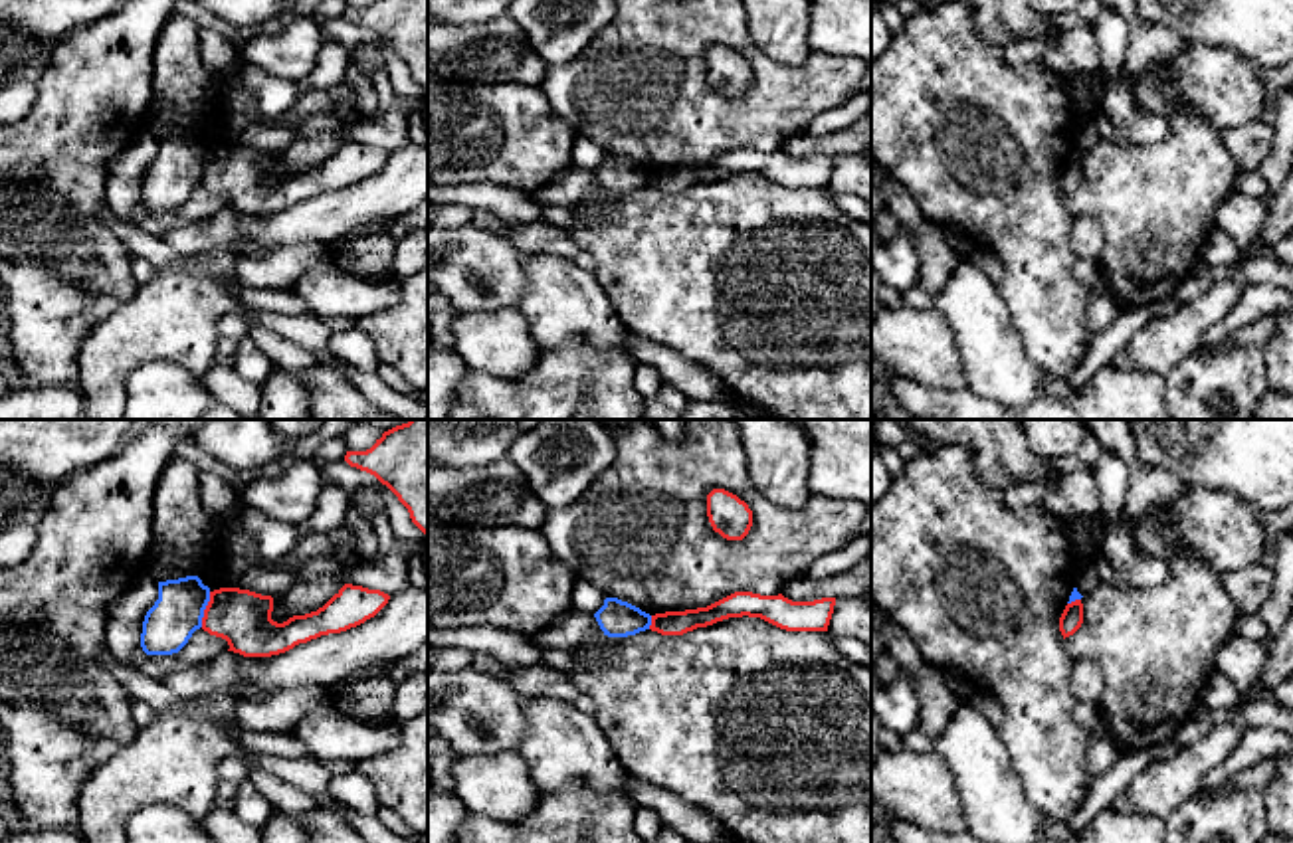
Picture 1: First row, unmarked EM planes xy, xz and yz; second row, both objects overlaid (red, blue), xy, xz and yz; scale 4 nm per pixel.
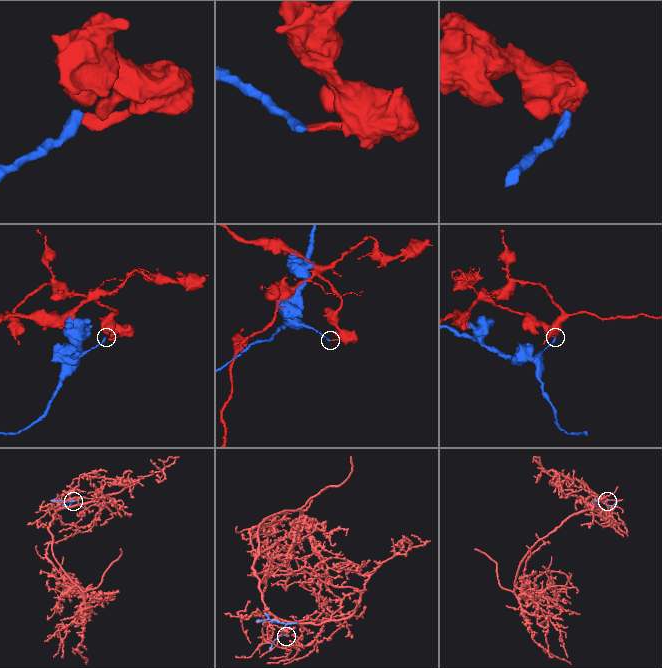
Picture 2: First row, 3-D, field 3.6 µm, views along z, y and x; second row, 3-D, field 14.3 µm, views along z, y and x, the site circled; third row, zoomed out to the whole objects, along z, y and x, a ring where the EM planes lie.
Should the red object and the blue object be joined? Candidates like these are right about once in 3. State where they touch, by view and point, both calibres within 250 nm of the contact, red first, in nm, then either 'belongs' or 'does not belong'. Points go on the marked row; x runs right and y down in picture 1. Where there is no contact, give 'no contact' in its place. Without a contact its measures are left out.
xy (204, 610) | 220/200 nm | does not belong

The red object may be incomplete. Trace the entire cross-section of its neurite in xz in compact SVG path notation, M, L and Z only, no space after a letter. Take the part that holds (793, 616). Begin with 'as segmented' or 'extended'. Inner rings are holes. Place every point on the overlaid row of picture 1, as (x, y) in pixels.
as segmented | M735 592L707 608L665 611L651 615L651 631L661 635L683 635L729 617L760 617L786 631L828 631L836 598L814 602L792 602L778 596Z

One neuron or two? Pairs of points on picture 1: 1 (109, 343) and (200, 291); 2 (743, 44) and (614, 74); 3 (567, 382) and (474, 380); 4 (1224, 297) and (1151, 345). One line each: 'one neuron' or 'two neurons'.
1: one neuron
2: one neuron
3: one neuron
4: one neuron

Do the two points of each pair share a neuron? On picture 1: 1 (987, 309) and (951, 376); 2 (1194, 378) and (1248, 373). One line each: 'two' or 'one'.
1: two
2: one

